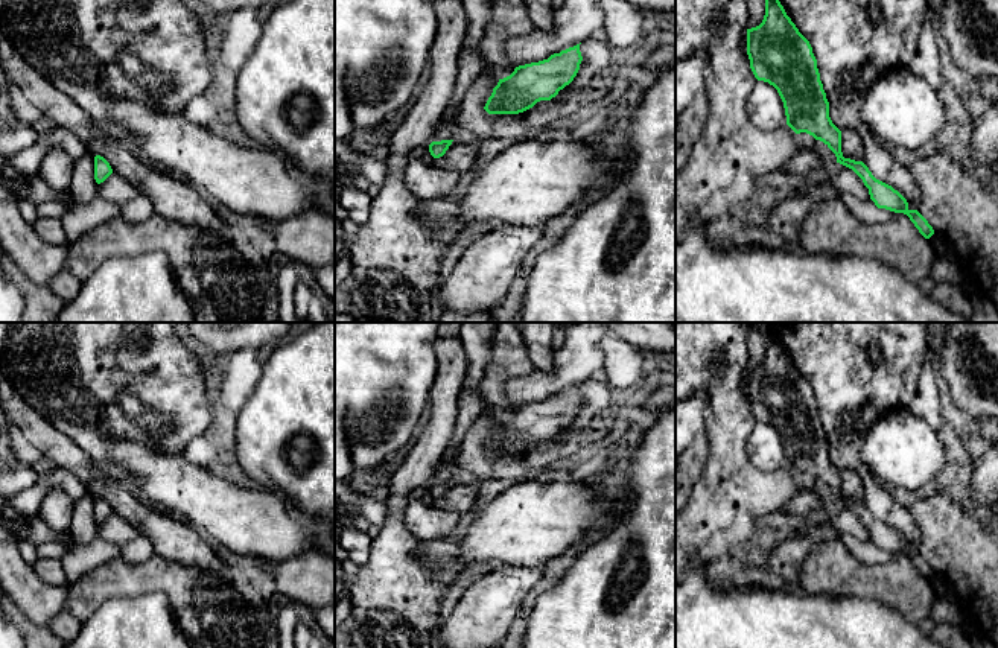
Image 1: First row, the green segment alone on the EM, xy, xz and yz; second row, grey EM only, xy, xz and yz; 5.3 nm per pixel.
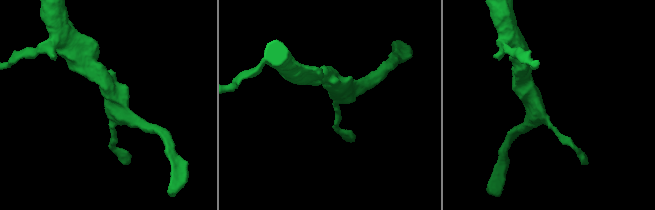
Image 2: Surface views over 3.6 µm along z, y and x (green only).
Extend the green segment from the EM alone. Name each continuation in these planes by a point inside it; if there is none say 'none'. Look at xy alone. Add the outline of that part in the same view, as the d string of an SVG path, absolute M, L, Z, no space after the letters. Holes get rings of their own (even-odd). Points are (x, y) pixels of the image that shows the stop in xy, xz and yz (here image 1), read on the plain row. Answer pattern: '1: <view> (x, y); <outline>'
none

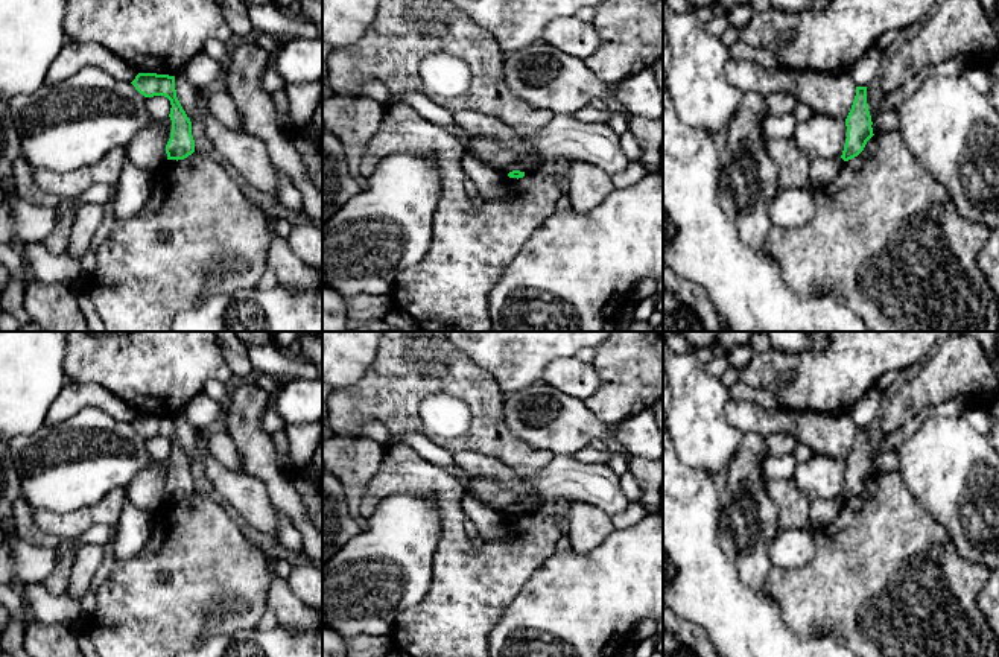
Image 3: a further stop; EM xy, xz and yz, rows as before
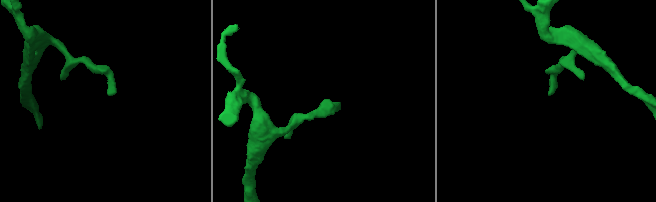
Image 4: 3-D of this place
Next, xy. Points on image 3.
none

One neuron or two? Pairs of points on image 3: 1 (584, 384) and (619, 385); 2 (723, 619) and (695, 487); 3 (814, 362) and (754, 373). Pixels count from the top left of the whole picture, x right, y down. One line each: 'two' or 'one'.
1: two
2: one
3: one

